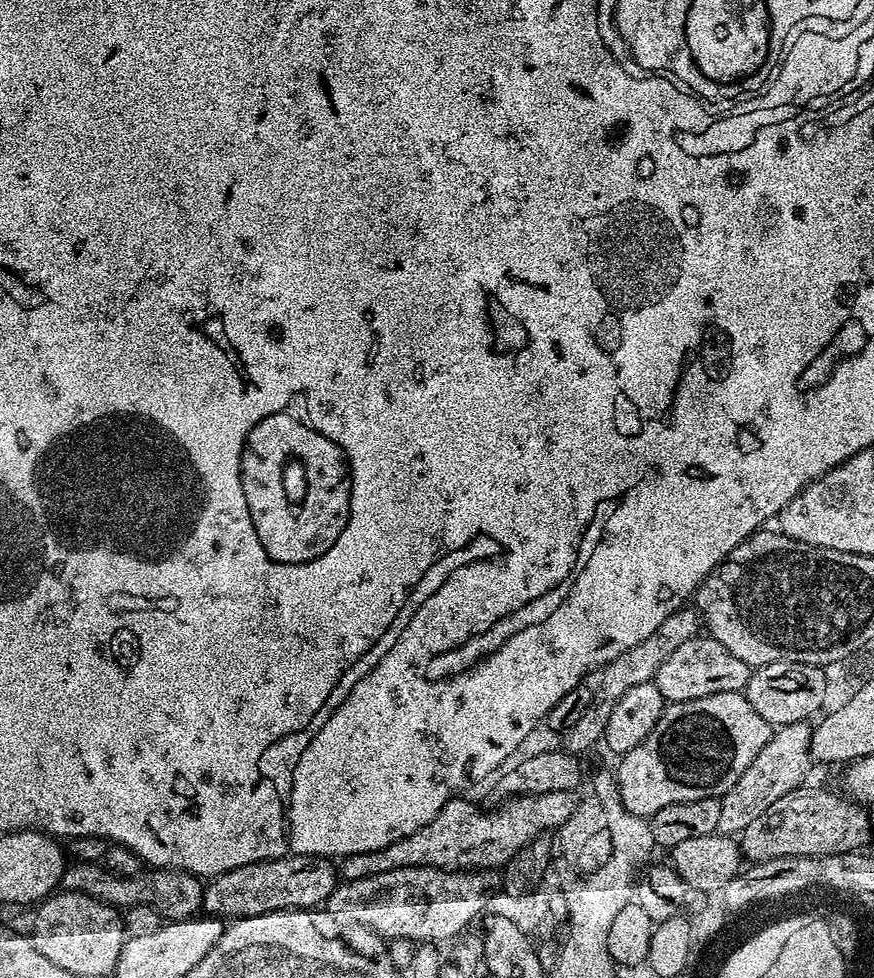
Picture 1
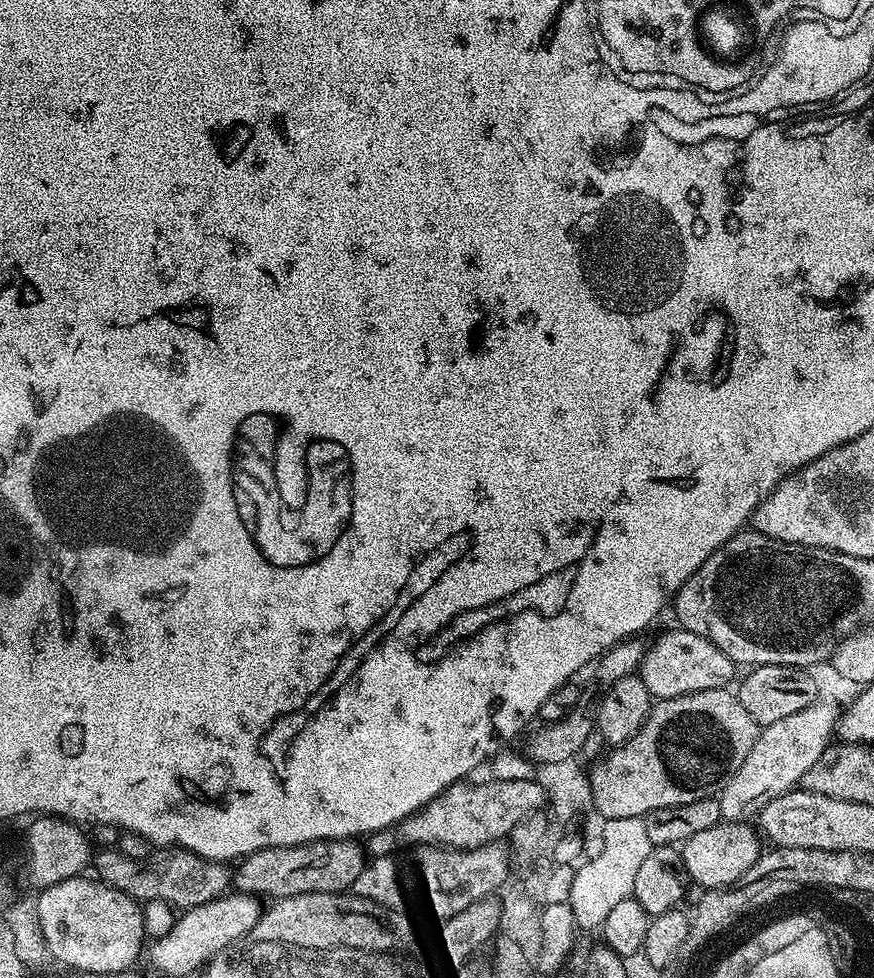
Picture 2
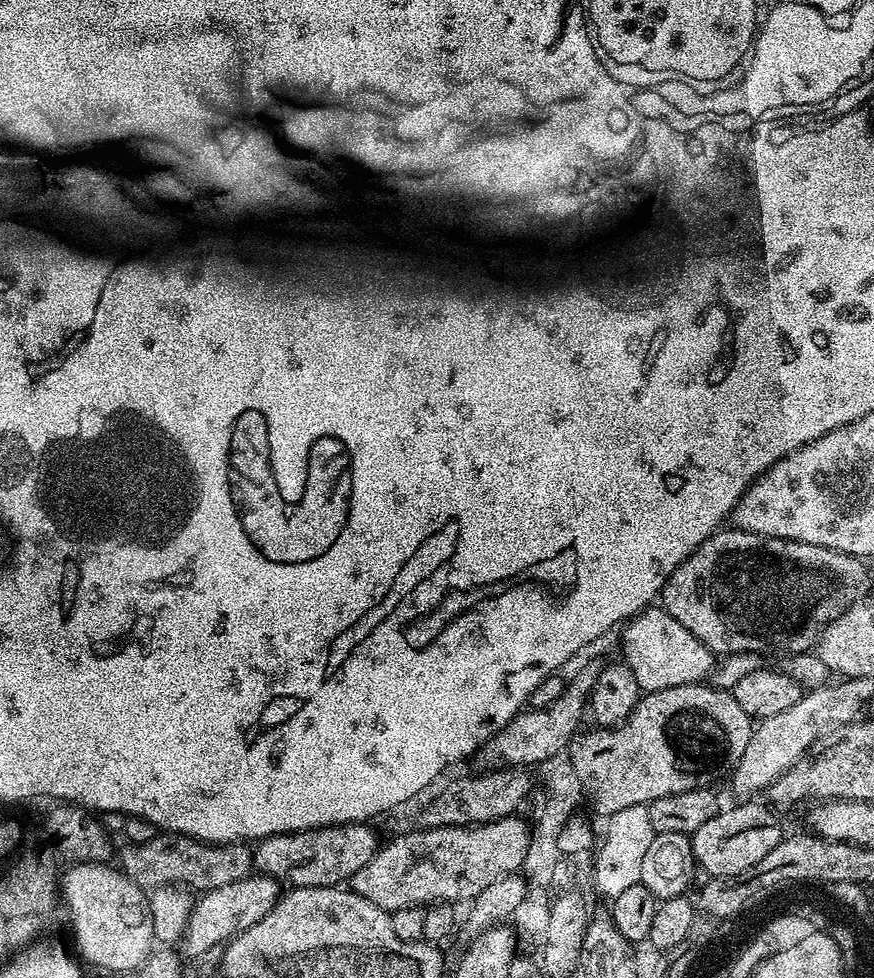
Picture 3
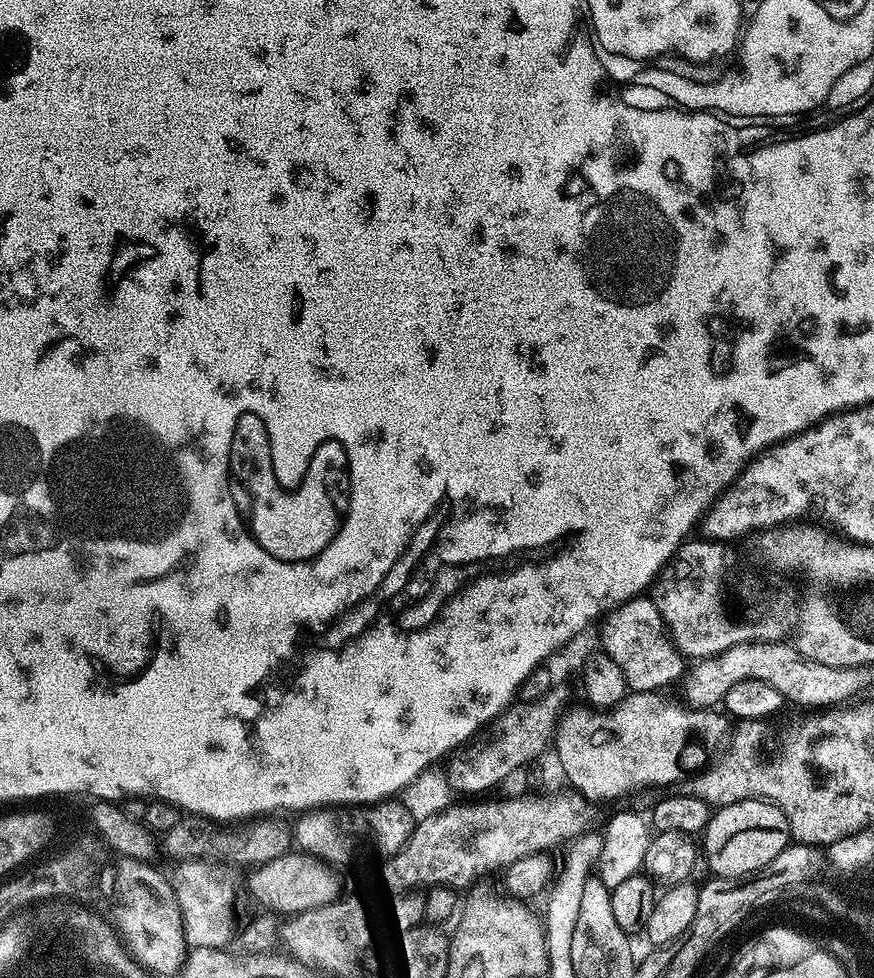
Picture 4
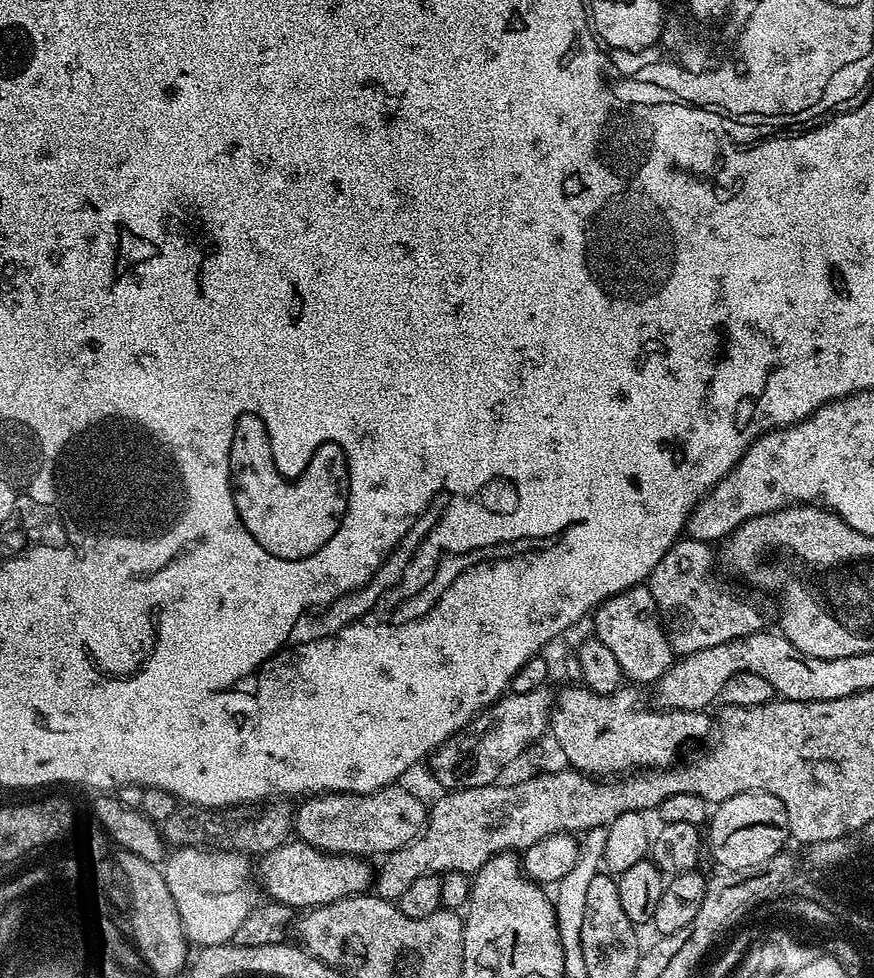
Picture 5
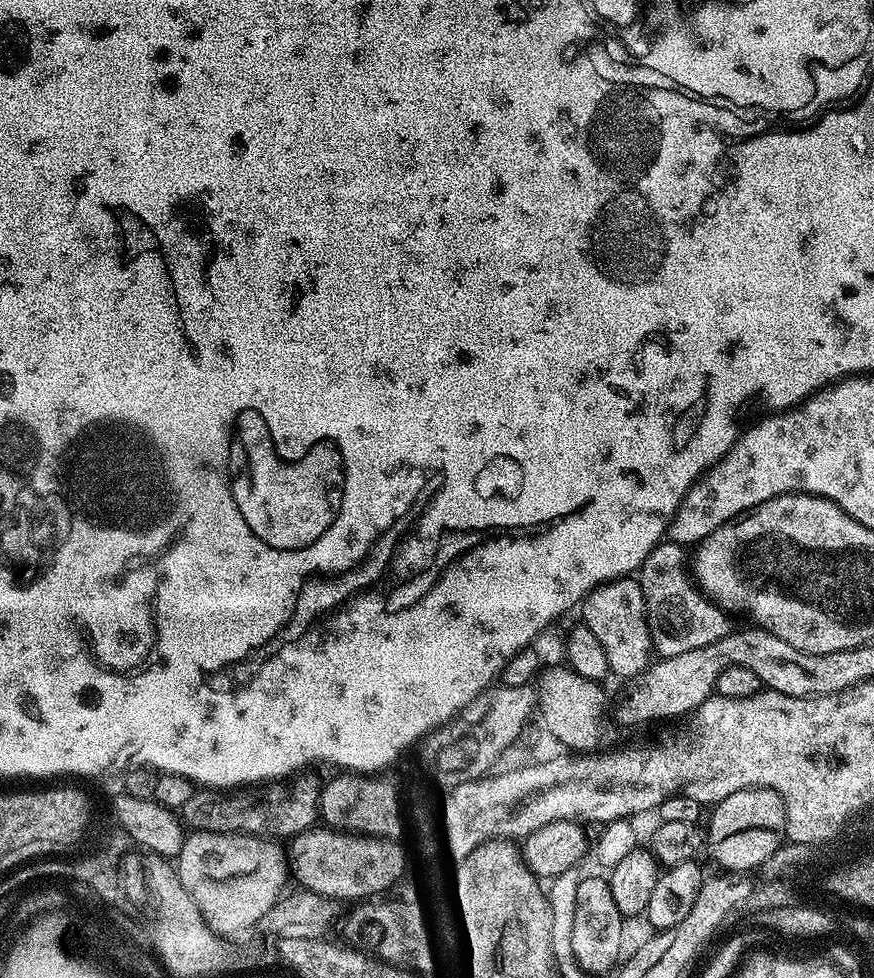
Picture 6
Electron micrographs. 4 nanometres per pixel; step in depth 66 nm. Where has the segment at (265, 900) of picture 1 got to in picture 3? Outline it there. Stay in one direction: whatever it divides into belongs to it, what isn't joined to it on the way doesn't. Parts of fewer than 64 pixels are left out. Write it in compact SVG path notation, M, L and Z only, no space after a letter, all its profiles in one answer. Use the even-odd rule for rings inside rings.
M368 822L362 824L335 824L333 828L314 828L310 832L285 832L283 836L267 836L265 840L259 841L255 845L253 853L255 871L260 874L267 874L285 885L288 883L288 886L292 888L335 888L343 885L345 882L351 881L352 876L358 874L358 870L362 870L362 866L366 866L366 862L370 862L370 858L376 852L378 841L376 841L376 832L372 827L373 825Z

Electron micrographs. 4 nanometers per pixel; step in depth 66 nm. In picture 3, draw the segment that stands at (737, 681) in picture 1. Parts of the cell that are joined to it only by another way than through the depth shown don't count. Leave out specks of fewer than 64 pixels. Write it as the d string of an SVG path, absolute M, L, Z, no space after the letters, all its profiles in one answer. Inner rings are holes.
M649 606L623 625L623 663L638 678L641 693L670 690L674 686L686 686L707 681L714 672L714 654L678 618L665 612L663 607Z

